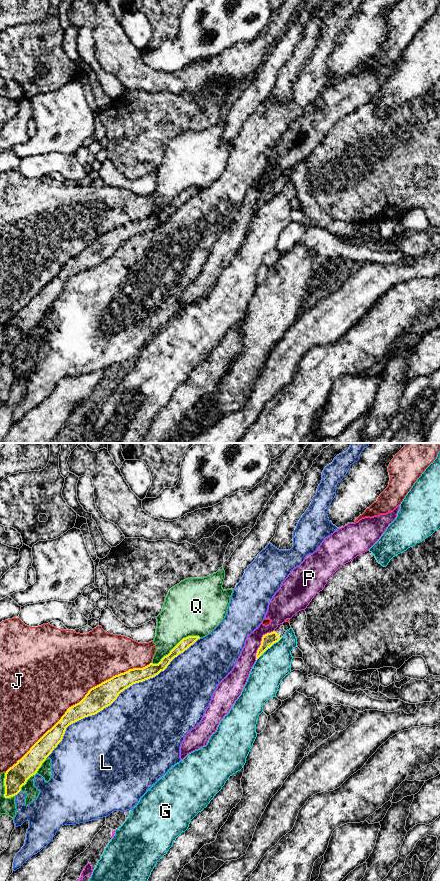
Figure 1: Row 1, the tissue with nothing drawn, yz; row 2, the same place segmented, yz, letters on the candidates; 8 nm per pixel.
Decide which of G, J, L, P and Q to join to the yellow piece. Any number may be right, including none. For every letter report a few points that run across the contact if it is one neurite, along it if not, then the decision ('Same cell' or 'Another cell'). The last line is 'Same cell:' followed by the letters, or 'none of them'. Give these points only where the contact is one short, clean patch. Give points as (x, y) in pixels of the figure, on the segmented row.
G: Line: yz (281, 638), (274, 642), (256, 660). Another cell
J: Another cell
L: Another cell
P: Line: yz (273, 630), (262, 637), (255, 659). Another cell
Q: Another cell
Same cell: none of them

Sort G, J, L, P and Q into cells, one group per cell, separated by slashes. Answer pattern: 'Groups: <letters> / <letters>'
Groups: G / J / L / P / Q

